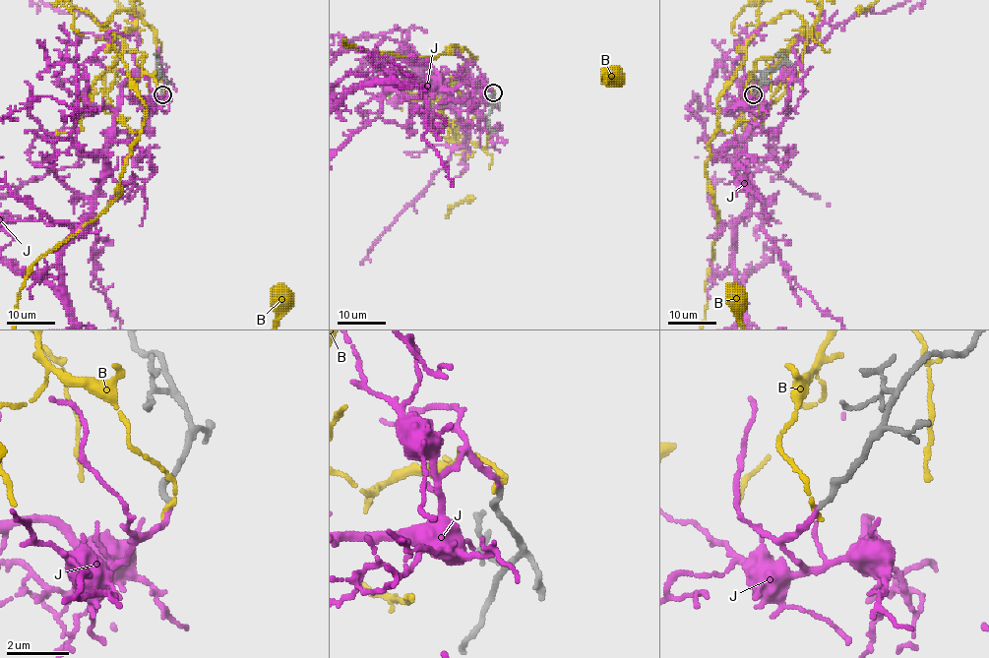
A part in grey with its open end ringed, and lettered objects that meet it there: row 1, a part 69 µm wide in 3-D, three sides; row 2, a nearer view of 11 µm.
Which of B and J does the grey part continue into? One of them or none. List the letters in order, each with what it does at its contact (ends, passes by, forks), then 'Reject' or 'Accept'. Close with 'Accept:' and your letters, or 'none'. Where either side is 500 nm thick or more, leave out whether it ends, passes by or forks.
B: It ends there. Reject
J: It ends there. Accept
Accept: J

